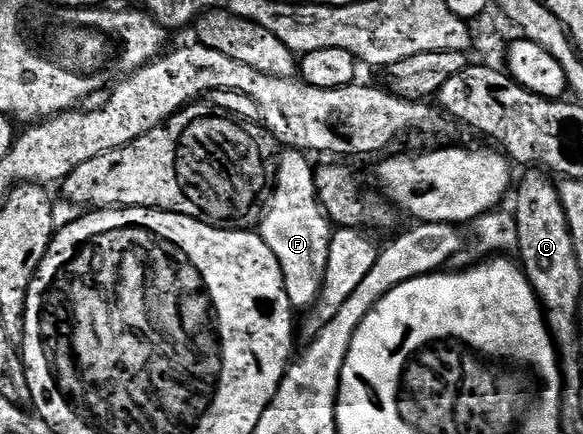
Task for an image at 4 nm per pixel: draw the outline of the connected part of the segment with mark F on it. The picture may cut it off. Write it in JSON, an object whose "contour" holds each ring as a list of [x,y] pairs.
{"contour":[[[285,149],[280,152],[275,163],[275,174],[271,179],[271,190],[267,195],[259,220],[259,234],[267,243],[267,249],[275,253],[275,261],[279,263],[279,269],[283,275],[287,297],[294,309],[312,308],[317,301],[317,295],[321,292],[321,279],[325,276],[327,263],[327,249],[329,248],[329,236],[331,224],[321,202],[317,200],[317,184],[315,180],[314,164],[309,164],[306,152]]]}

